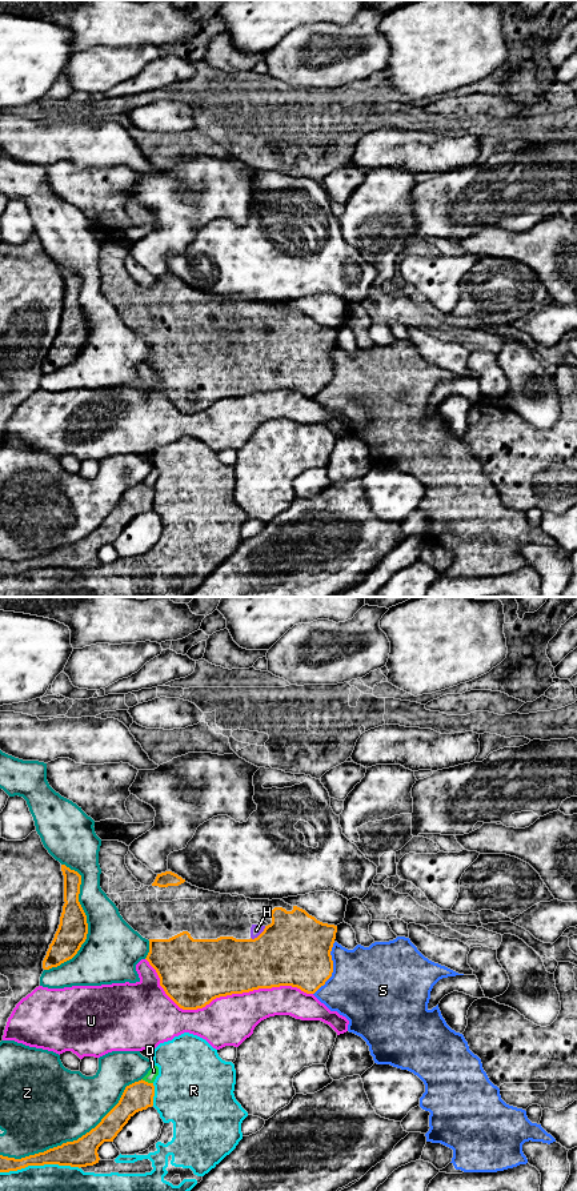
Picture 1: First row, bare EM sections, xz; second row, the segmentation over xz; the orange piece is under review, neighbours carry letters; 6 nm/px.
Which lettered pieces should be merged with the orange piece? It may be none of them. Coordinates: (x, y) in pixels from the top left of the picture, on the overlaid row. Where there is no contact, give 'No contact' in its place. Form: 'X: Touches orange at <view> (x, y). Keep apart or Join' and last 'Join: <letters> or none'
D: Touches orange at xz (147, 1082). Keep apart
H: Touches orange at xz (260, 934). Join
R: Touches orange at xz (39, 1165). Keep apart
S: Touches orange at xz (332, 969). Keep apart
U: Touches orange at xz (221, 995). Keep apart
Z: Touches orange at xz (75, 1141). Keep apart
Join: H

